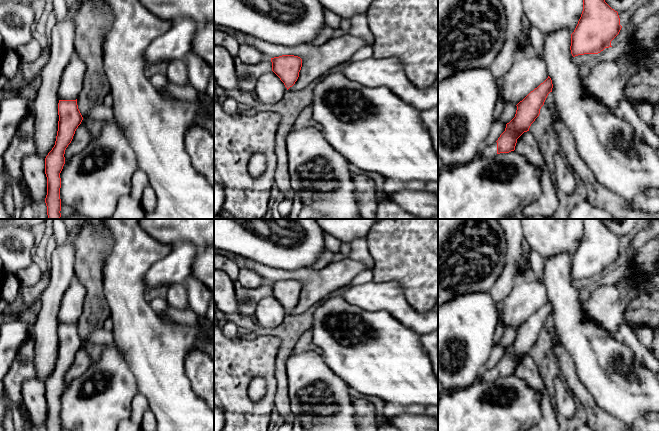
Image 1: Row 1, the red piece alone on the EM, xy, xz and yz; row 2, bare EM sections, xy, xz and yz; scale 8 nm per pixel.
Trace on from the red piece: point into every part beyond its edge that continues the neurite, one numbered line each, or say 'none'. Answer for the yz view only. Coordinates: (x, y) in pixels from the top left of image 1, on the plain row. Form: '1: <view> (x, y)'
1: yz (488, 375)

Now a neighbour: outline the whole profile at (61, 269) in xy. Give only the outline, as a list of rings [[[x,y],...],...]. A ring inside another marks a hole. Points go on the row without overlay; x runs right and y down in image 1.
[[[77,225],[68,232],[68,240],[52,254],[49,262],[49,283],[41,294],[41,309],[32,325],[35,346],[35,375],[43,383],[55,369],[58,355],[58,311],[65,291],[75,279],[74,240],[80,235]]]

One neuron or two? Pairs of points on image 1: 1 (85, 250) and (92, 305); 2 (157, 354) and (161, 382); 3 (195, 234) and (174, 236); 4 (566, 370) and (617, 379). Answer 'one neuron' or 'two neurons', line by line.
1: one neuron
2: one neuron
3: one neuron
4: two neurons

